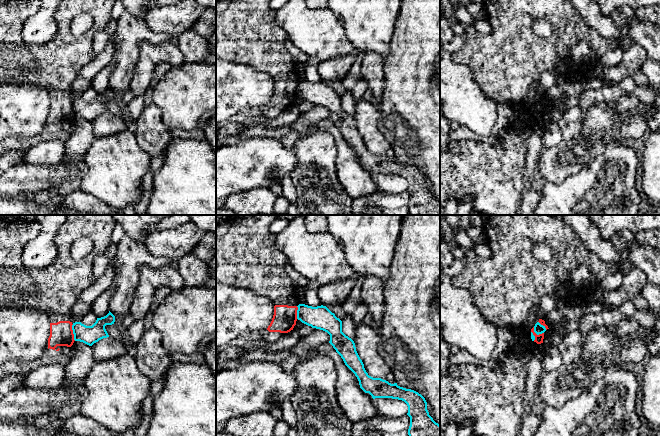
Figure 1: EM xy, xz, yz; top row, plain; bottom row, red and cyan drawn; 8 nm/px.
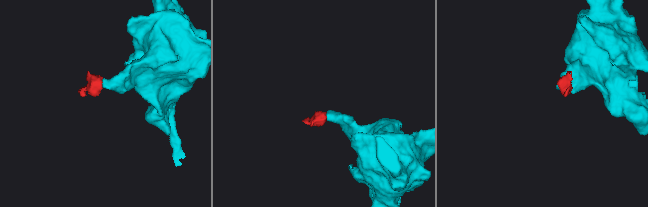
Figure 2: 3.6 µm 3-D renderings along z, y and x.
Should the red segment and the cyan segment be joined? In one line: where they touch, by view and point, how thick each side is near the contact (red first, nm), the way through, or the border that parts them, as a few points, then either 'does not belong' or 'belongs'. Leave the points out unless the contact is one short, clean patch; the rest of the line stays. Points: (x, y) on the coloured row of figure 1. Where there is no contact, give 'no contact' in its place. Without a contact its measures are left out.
yz (534, 332) | 70/80 nm | along yz (543, 332), (538, 334), (534, 332), (533, 340) | does not belong

